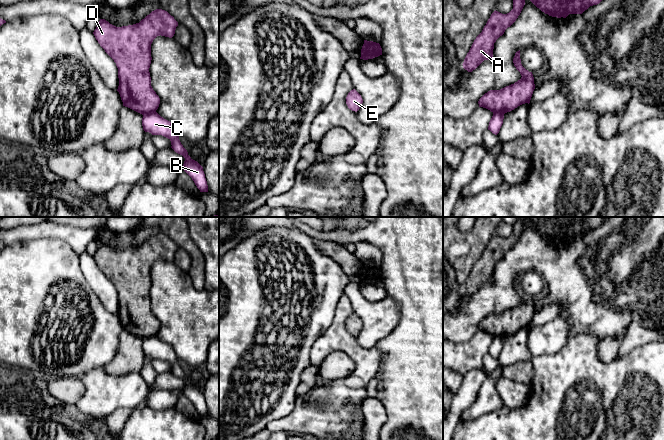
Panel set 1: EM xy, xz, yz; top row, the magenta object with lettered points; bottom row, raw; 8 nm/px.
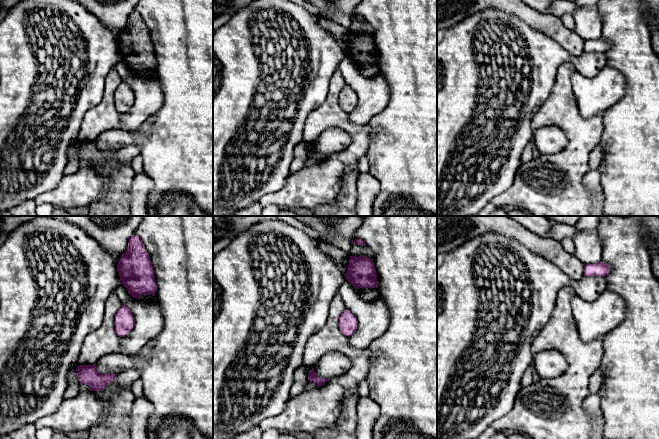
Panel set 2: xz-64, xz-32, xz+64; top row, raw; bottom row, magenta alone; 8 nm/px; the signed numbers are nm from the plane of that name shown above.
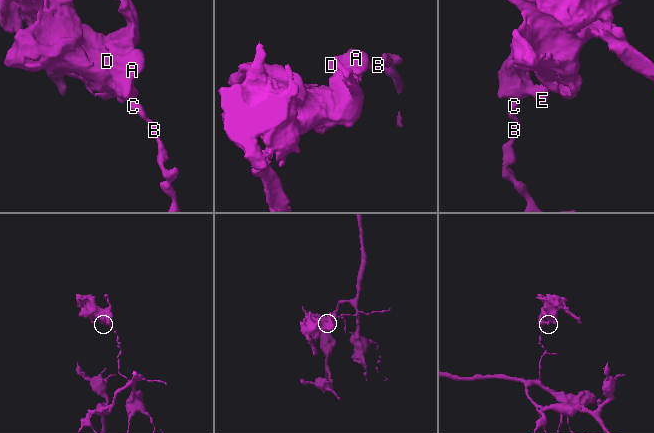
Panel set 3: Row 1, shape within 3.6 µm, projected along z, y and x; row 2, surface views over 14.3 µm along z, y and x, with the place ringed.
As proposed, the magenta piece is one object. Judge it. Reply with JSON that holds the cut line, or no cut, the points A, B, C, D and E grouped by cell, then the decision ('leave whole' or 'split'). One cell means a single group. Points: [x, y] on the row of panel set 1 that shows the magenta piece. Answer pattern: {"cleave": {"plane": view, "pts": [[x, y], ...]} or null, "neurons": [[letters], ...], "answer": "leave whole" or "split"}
{"cleave": {"plane": "xy", "pts": [[155, 110], [143, 115]]}, "neurons": [["A", "D", "E"], ["B", "C"]], "answer": "split"}

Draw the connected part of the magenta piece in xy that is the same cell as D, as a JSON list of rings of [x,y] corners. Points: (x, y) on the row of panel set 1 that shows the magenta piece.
[[[156,9],[142,19],[139,23],[116,27],[105,19],[100,19],[93,34],[105,50],[114,60],[118,68],[120,94],[123,106],[128,107],[142,115],[155,112],[160,104],[160,98],[151,86],[150,64],[151,44],[157,36],[172,38],[175,34],[178,22],[167,11]]]

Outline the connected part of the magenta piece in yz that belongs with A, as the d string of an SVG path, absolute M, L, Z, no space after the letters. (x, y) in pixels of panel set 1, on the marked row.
M513 0L513 9L509 13L502 14L495 10L491 14L464 59L462 65L465 70L472 72L484 60L493 58L494 43L516 21L524 5L525 0Z

